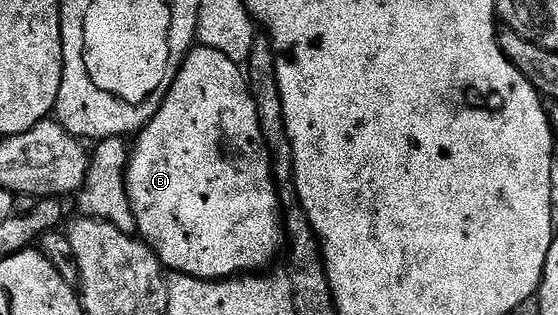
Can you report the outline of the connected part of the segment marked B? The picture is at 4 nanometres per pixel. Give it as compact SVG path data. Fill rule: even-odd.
M196 45L187 54L183 66L179 69L177 80L167 93L163 107L151 117L148 126L143 127L138 135L139 143L135 146L135 155L131 158L131 166L126 167L127 192L131 195L131 207L135 212L135 229L138 237L154 250L160 262L168 271L184 278L200 278L202 282L218 282L231 280L236 276L247 276L259 272L275 258L279 250L279 234L281 235L281 205L279 189L272 173L271 150L262 135L261 120L258 119L258 104L252 94L248 75L240 63L229 60L225 52L217 52L217 48Z

